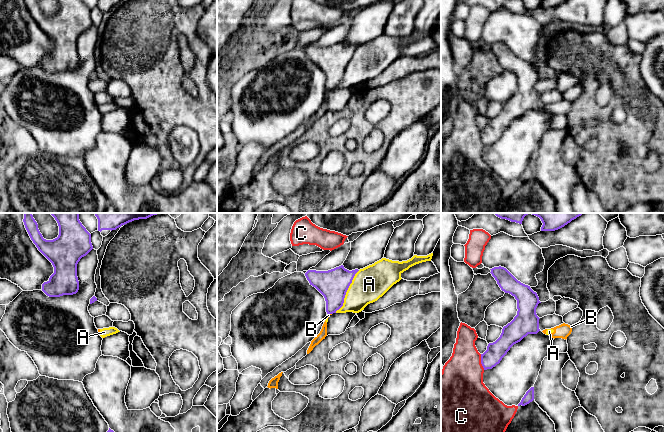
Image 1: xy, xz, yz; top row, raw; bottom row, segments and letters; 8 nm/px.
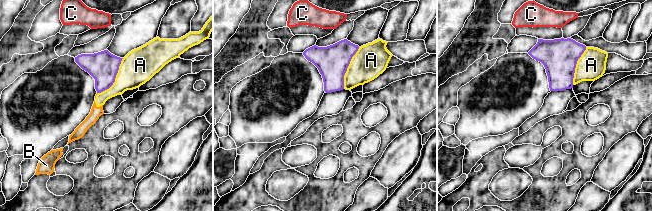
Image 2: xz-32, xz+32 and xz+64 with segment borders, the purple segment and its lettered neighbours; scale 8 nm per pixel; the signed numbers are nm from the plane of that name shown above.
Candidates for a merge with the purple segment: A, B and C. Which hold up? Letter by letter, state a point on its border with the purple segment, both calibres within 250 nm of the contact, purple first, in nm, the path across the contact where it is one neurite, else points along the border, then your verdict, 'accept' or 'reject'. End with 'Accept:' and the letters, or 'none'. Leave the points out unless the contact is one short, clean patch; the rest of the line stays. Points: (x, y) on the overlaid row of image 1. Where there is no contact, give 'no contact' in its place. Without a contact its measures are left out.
A: meets purple in xz at (346, 291); 240 nm thick on the purple side, 280 nm on the other; border along xz (359, 270), (346, 292), (343, 304), (335, 312); reject
B: meets purple in xz at (329, 313); 240 nm thick on the purple side, 20 nm on the other; border along xz (327, 313), (331, 314); reject
C: meets purple in yz at (481, 362); 150 nm thick on the purple side, 360 nm on the other; reject
Accept: none

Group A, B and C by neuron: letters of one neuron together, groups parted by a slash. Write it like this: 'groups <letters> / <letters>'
groups A B / C

